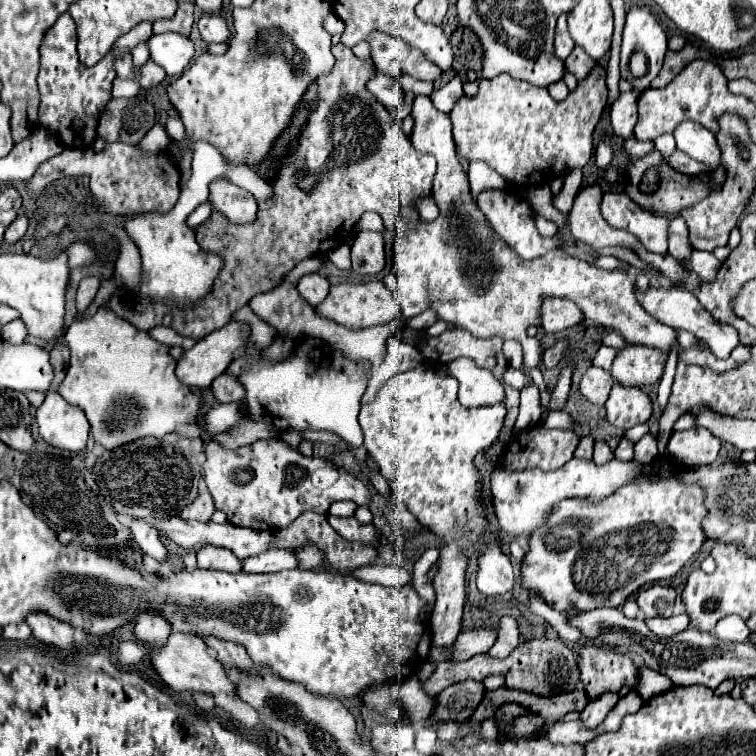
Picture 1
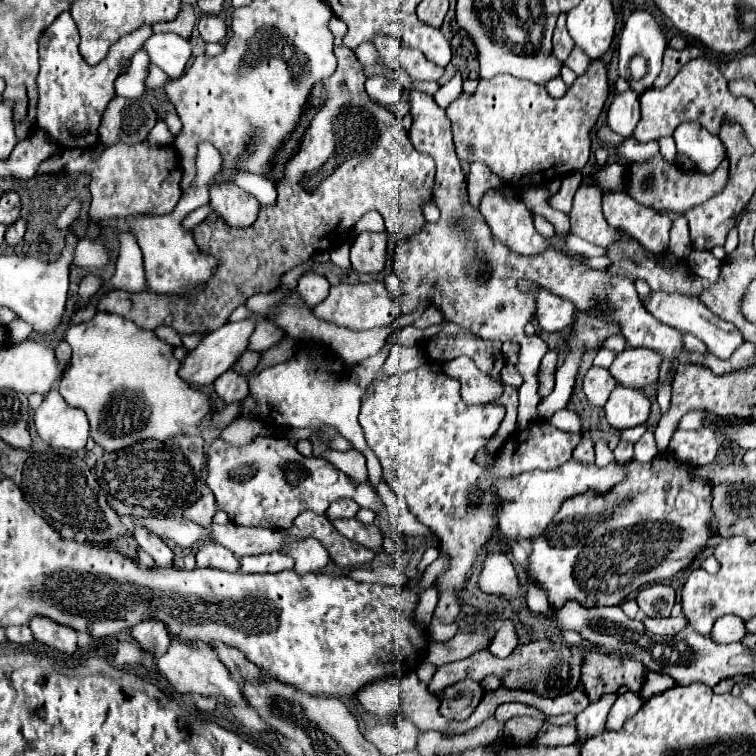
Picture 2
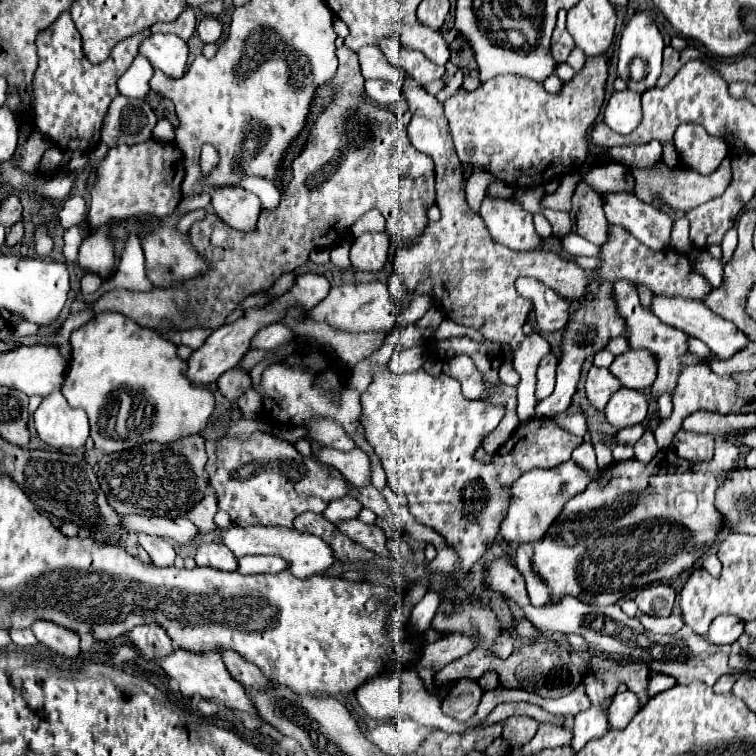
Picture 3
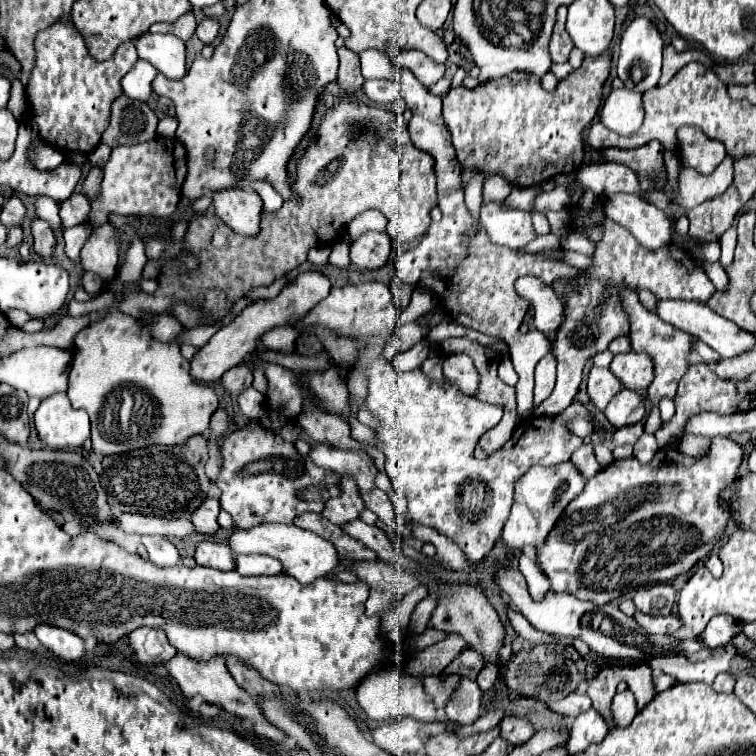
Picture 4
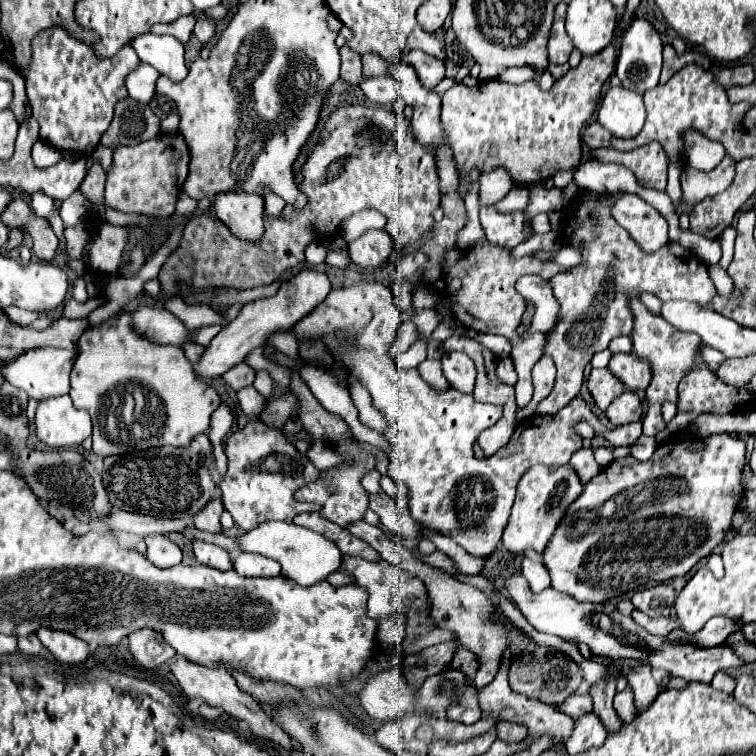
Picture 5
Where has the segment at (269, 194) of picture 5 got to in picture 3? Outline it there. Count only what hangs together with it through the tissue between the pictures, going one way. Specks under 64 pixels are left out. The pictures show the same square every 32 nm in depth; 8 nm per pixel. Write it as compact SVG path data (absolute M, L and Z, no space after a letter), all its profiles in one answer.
M242 176L240 188L256 194L262 202L262 208L274 210L280 202L280 192L276 190L272 180L264 180L264 178L258 178L258 176Z

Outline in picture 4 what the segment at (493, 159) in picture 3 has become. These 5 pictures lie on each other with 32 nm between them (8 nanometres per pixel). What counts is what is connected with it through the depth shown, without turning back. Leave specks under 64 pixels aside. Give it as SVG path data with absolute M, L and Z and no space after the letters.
M606 50L600 56L586 56L582 66L572 72L568 78L560 80L554 92L548 92L540 86L540 80L526 78L526 80L510 80L506 76L492 78L482 82L478 88L468 90L458 86L444 96L444 120L452 134L452 142L456 148L458 162L468 170L482 170L486 172L504 172L512 186L540 186L548 182L548 176L568 174L578 170L584 160L584 132L592 124L600 104L602 104L602 88L610 74L610 60L612 54Z

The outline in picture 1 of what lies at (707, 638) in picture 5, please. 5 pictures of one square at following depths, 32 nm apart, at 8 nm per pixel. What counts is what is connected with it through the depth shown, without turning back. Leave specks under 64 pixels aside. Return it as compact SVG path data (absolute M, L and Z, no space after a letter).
M728 616L716 624L714 634L722 642L746 642L752 632L746 628L746 622L740 616Z

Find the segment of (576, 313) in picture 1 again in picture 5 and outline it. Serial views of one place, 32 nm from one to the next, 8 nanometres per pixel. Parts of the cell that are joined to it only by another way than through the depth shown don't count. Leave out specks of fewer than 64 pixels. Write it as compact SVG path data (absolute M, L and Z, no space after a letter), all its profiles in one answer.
M522 276L516 282L516 290L536 306L536 314L528 332L552 332L558 320L558 302L552 294L550 284L540 276Z

